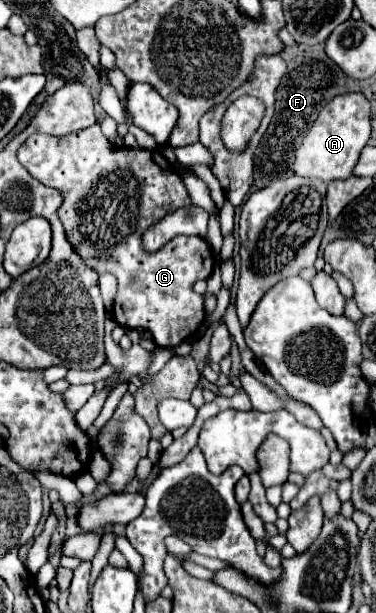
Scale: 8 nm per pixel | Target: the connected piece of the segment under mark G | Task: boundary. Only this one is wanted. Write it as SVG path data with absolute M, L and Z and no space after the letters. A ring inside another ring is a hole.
M97 125L63 137L35 133L19 147L17 157L35 179L63 193L59 219L71 247L75 247L75 253L97 273L113 273L117 277L119 287L113 305L115 321L125 329L149 331L157 345L179 345L181 341L193 337L205 321L205 309L203 297L193 293L191 287L197 279L207 279L213 273L215 257L209 243L199 241L197 236L179 235L153 253L145 251L141 245L141 233L147 231L147 227L155 225L163 219L163 215L175 211L177 207L191 205L183 179L175 169L171 169L171 163L159 151L113 147Z

